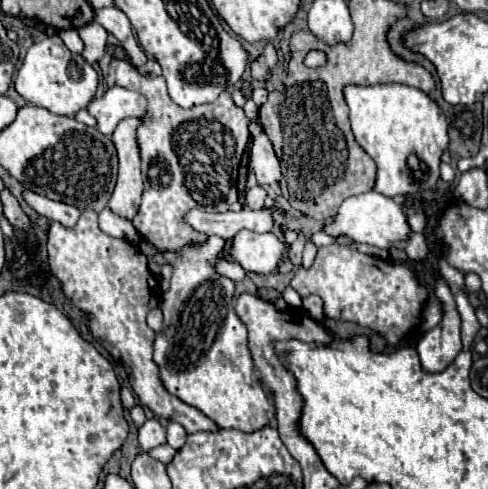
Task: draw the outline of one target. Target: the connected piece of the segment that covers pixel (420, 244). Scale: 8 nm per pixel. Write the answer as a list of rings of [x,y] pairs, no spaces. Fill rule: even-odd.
[[[411,233],[409,235],[409,243],[405,249],[409,261],[417,261],[417,259],[425,259],[427,253],[429,253],[429,245],[427,245],[427,239],[425,234]]]

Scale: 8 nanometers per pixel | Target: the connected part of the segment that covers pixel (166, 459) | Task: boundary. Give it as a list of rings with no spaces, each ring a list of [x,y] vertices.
[[[167,443],[165,445],[159,445],[159,447],[155,447],[155,449],[151,449],[149,451],[149,457],[153,457],[153,459],[157,459],[157,461],[161,461],[161,463],[171,463],[171,459],[173,459],[173,455],[175,455],[175,449],[173,447],[169,447]]]

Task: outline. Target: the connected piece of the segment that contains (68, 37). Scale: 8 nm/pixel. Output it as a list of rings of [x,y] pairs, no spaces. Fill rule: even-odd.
[[[75,29],[61,31],[59,35],[61,35],[63,43],[65,43],[73,53],[81,53],[81,51],[83,51],[83,41],[81,41],[81,37],[79,37],[79,33],[77,33]]]

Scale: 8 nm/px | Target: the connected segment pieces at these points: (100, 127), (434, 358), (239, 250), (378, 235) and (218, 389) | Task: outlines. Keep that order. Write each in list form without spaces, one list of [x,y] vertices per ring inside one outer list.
[[[111,87],[107,93],[95,101],[89,103],[87,111],[97,119],[97,131],[103,135],[111,135],[119,121],[127,117],[139,117],[147,109],[147,99],[137,93],[123,87]]]
[[[437,277],[435,279],[435,295],[441,299],[445,315],[443,321],[433,327],[431,331],[427,331],[423,335],[423,339],[417,343],[417,353],[421,359],[421,367],[423,371],[429,373],[437,373],[437,371],[445,371],[445,367],[449,367],[449,363],[453,363],[453,359],[457,357],[457,353],[461,351],[461,323],[459,323],[459,315],[455,309],[455,301],[453,295],[445,283],[445,279]]]
[[[239,231],[233,239],[231,255],[245,271],[267,275],[277,269],[285,253],[285,243],[275,233]]]
[[[367,191],[367,193],[345,199],[337,215],[323,225],[323,231],[335,239],[341,235],[347,235],[355,243],[367,243],[367,245],[375,245],[381,249],[389,249],[389,247],[403,249],[405,239],[409,235],[409,223],[399,203],[395,203],[391,197],[381,195],[377,191]]]
[[[211,235],[201,247],[185,247],[179,253],[161,253],[173,265],[173,277],[169,281],[169,291],[161,297],[163,311],[163,331],[155,337],[155,363],[161,371],[161,381],[167,391],[185,401],[187,405],[199,409],[209,419],[213,419],[221,429],[237,429],[245,433],[259,431],[261,427],[275,425],[275,405],[265,393],[263,383],[255,377],[253,357],[247,347],[247,331],[233,309],[235,285],[231,279],[217,275],[213,261],[223,251],[225,239]]]

